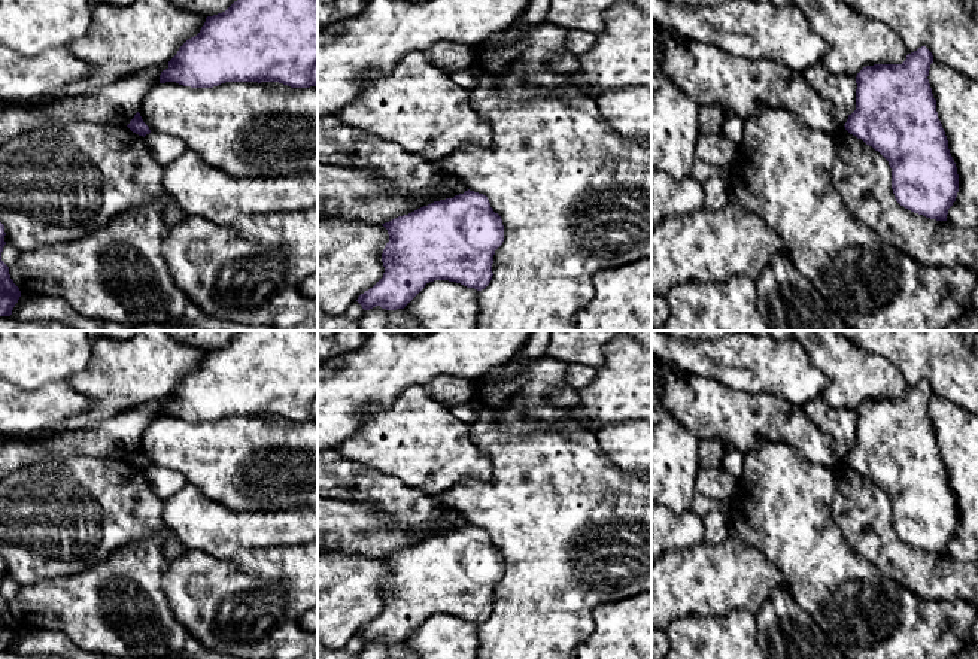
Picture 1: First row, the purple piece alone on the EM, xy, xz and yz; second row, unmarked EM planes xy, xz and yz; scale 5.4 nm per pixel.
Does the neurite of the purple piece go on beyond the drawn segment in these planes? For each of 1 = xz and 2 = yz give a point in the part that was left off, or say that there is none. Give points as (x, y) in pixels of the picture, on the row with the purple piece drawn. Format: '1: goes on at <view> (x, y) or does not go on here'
1: does not go on here
2: does not go on here

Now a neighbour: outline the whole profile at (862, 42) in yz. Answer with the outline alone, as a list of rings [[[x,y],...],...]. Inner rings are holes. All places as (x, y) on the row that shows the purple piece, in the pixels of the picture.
[[[792,0],[810,28],[829,49],[821,64],[838,76],[857,73],[874,64],[902,64],[906,49],[896,31],[881,21],[865,18],[842,0]]]

